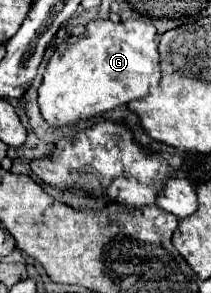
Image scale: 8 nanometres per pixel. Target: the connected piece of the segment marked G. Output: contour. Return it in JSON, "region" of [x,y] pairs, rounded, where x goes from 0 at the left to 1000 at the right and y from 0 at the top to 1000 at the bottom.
{"region":[[[455,65],[408,85],[398,119],[294,140],[218,222],[180,304],[180,365],[209,413],[265,440],[408,413],[493,379],[682,338],[758,276],[739,99],[682,72],[531,78]]]}

